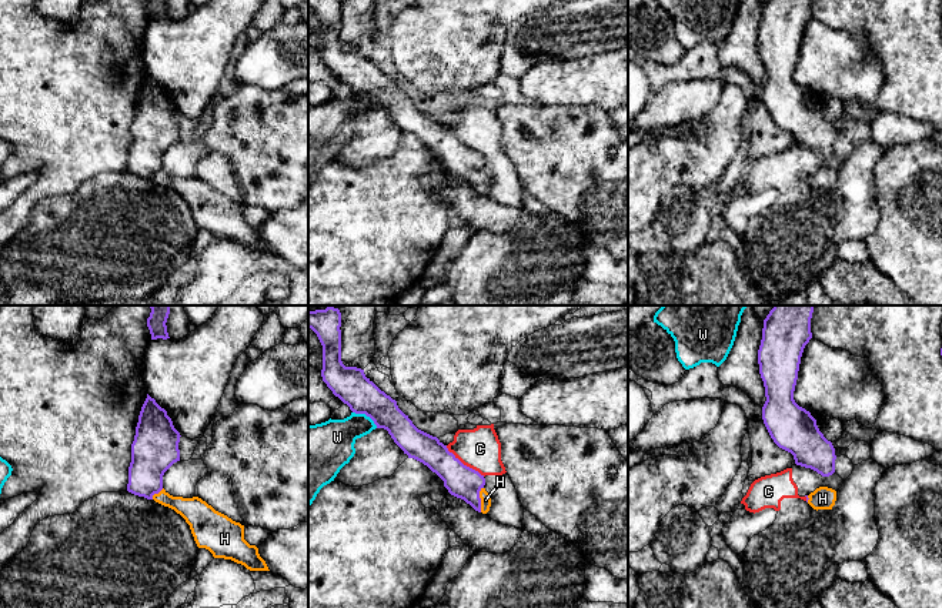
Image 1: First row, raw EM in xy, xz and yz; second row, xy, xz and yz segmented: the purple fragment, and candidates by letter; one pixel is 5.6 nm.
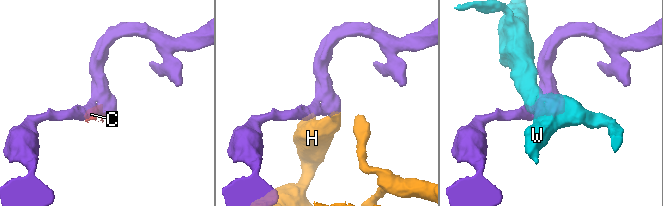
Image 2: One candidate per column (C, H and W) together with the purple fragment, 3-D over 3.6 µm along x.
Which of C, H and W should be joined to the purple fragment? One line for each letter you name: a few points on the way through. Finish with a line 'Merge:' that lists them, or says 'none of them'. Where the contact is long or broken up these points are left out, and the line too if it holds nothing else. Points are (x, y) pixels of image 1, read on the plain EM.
H: way xz (461, 161), (480, 180), (485, 180)
Merge: H

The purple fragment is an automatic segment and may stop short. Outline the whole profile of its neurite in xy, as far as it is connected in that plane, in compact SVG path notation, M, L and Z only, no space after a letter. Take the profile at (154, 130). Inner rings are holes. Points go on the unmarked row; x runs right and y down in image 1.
M147 74L138 96L134 121L131 124L131 143L128 147L127 171L147 180L154 180L156 183L180 194L190 206L197 227L208 230L214 238L231 240L244 245L250 251L270 251L265 241L260 237L258 228L255 226L250 226L244 220L244 206L216 191L198 177L173 177L163 168L164 153L174 143L180 141L180 117L181 116L174 108L167 91Z

